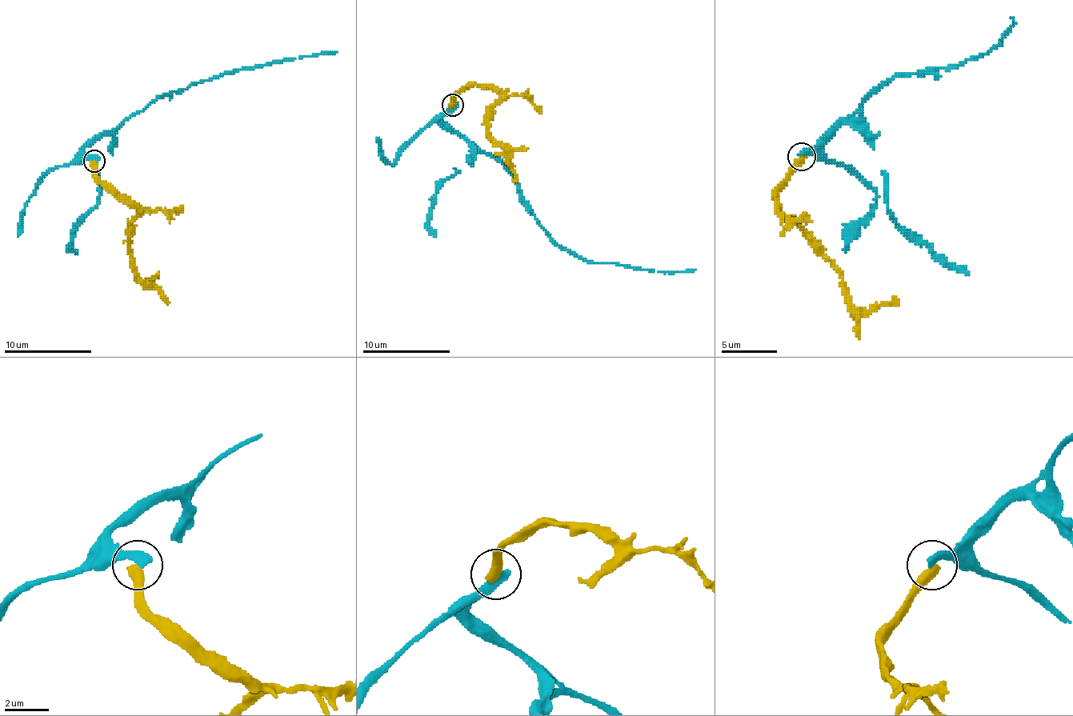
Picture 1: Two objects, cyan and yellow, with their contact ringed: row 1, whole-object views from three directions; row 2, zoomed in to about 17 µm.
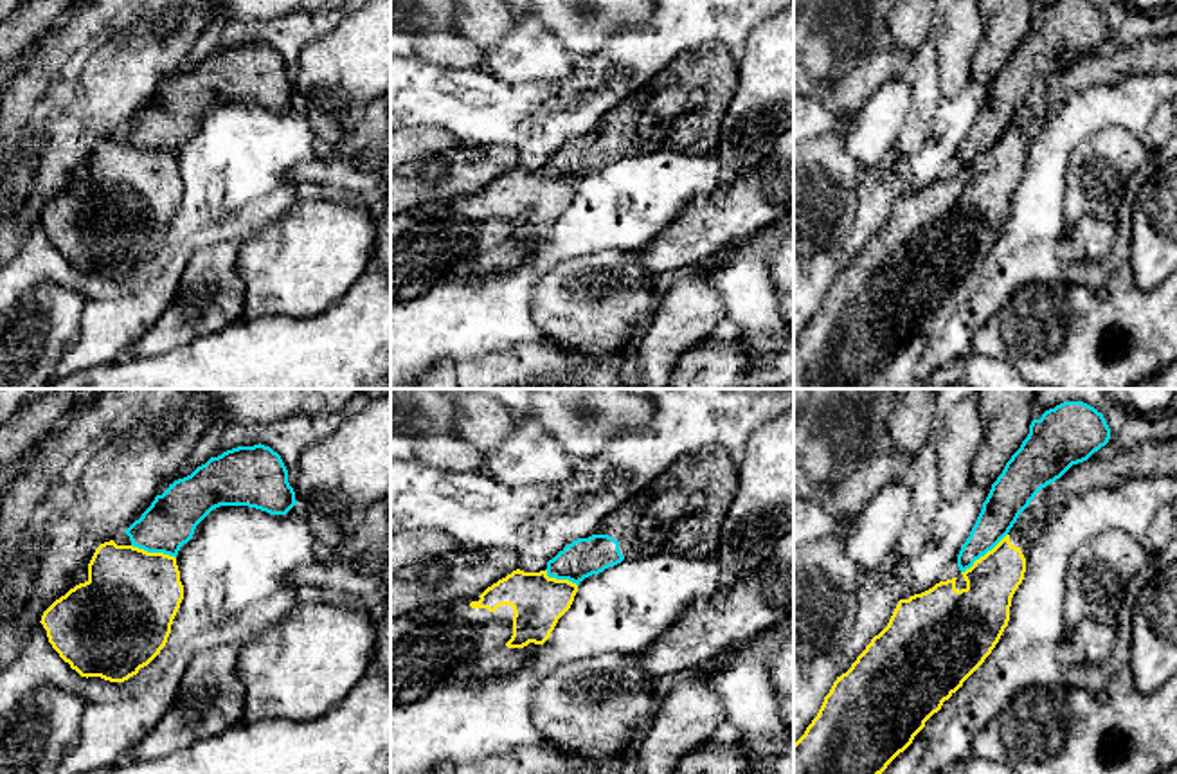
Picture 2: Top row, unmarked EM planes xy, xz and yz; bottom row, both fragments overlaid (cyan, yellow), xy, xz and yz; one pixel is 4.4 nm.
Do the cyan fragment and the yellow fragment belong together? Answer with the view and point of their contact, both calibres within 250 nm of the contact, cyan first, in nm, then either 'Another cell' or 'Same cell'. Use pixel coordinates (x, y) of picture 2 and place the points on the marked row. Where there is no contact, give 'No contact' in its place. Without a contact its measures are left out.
Touches cyan at yz (983, 555). Thickness 160 nm (cyan) against 260 nm. Another cell

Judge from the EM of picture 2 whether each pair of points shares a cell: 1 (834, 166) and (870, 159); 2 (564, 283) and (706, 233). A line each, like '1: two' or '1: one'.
1: two
2: one

